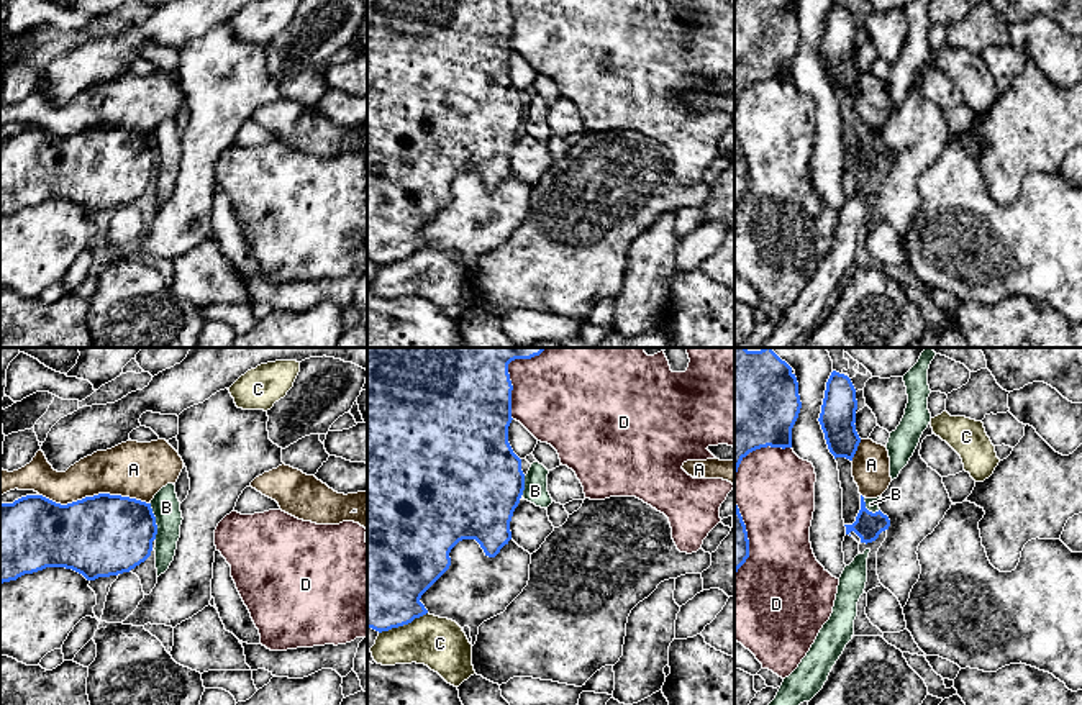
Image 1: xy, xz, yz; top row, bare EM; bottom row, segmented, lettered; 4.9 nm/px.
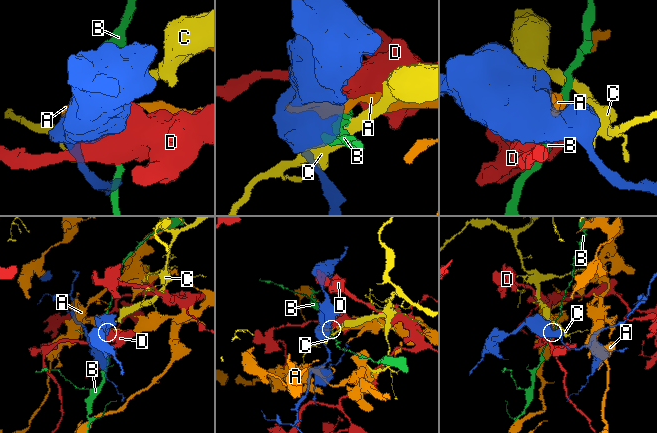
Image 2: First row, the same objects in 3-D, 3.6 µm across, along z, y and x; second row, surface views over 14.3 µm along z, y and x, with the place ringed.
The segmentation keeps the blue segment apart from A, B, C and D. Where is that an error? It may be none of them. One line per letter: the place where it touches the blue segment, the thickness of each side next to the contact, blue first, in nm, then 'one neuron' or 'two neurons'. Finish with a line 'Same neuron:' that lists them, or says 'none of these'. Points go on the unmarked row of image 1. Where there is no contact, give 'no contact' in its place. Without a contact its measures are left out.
A: xy (95, 128) | 400/280 nm | two neurons
B: xy (154, 154) | 400/140 nm | two neurons
C: xz (402, 258) | 460/260 nm | two neurons
D: xz (510, 27) | 460/380 nm | two neurons
Same neuron: none of these

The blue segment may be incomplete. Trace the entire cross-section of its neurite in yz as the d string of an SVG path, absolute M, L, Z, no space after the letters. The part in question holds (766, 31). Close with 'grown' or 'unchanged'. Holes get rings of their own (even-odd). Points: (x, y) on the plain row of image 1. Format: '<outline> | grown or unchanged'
M734 0L734 110L741 93L761 80L792 80L792 61L802 41L792 0Z | unchanged

